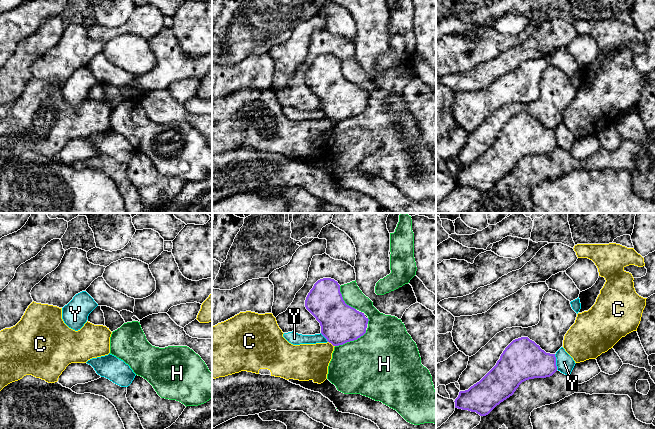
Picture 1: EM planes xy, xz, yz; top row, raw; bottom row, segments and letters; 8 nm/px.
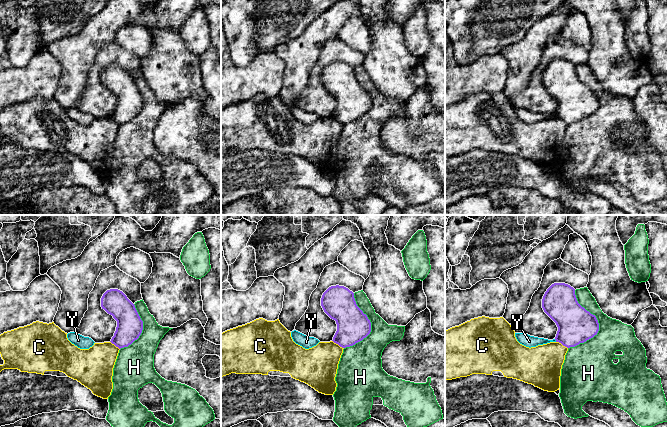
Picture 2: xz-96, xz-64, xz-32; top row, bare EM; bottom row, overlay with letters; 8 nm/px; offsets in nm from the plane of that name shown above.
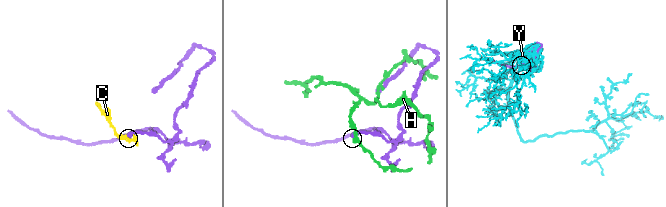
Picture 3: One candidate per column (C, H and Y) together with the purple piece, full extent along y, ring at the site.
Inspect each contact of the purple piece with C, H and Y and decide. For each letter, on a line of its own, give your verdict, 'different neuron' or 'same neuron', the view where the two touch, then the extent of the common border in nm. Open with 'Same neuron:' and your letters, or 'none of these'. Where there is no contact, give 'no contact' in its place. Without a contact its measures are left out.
Same neuron: none of these
C: different neuron; meets purple in xz; contact 70 nm long
H: different neuron; meets purple in xz; contact 280 nm long
Y: different neuron; meets purple in yz; contact 130 nm long

